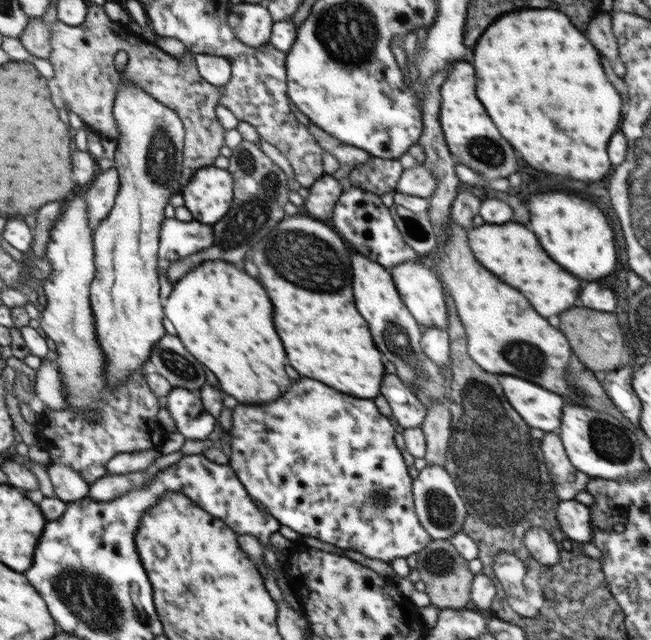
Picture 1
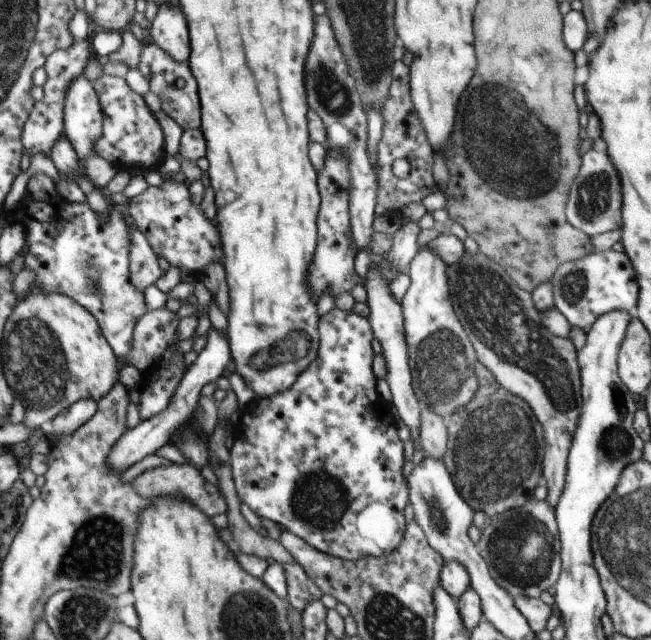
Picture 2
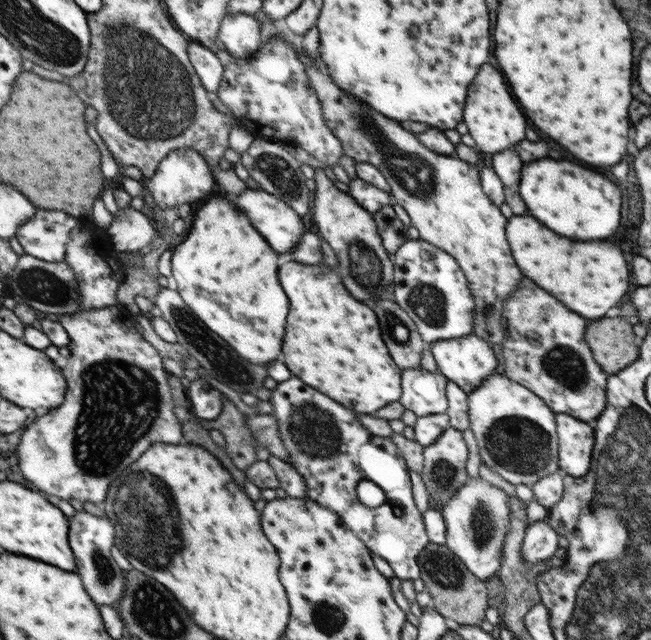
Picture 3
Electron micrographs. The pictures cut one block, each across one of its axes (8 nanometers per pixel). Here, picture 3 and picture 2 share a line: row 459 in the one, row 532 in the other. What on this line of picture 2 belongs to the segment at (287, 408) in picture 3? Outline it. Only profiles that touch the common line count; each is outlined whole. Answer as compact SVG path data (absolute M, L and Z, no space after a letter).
M335 307L319 320L320 347L316 360L304 370L304 373L299 376L291 388L288 388L284 393L280 392L278 395L272 396L270 399L255 397L240 409L234 419L234 444L229 452L235 490L241 505L246 504L260 519L271 520L284 531L304 540L315 550L350 561L368 556L378 557L396 549L405 534L406 520L403 513L409 504L409 487L402 474L404 452L403 442L397 434L398 418L395 407L391 402L382 399L377 390L377 379L372 371L373 357L375 356L372 339L375 337L367 318L362 318L353 311L344 311Z

